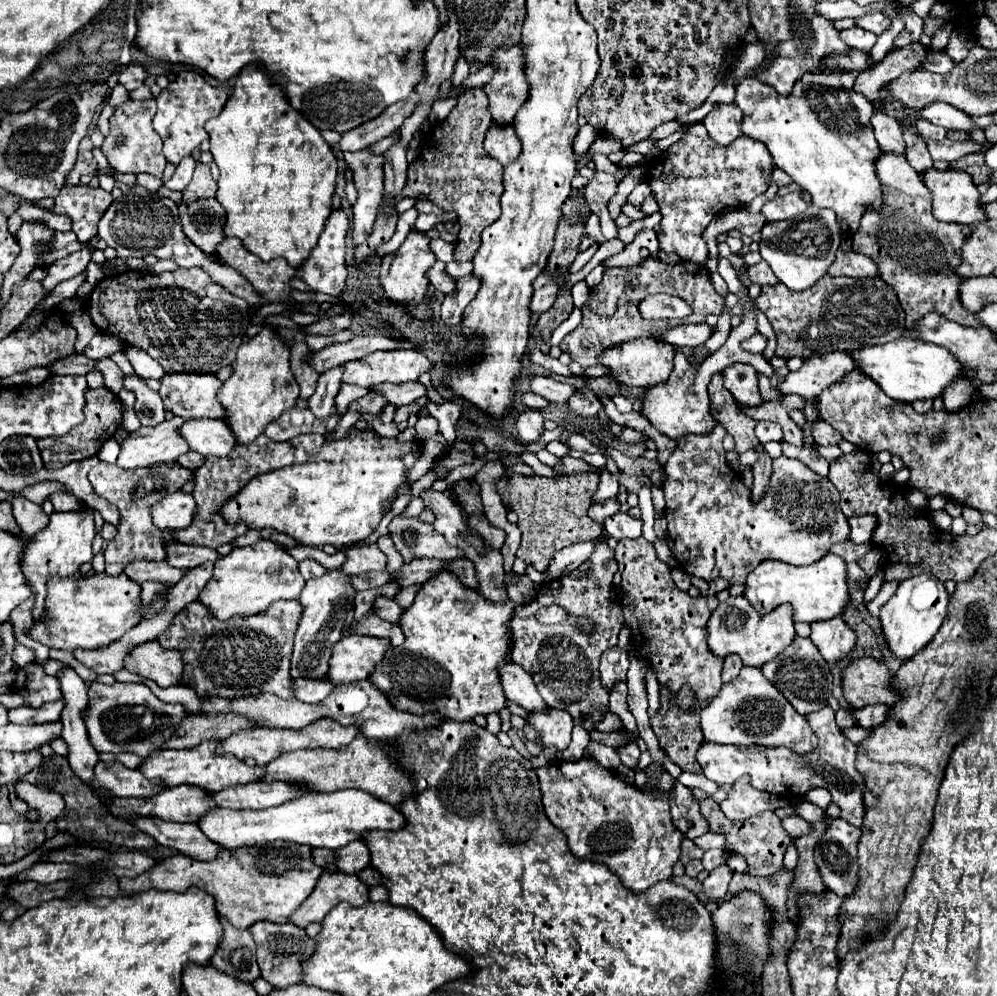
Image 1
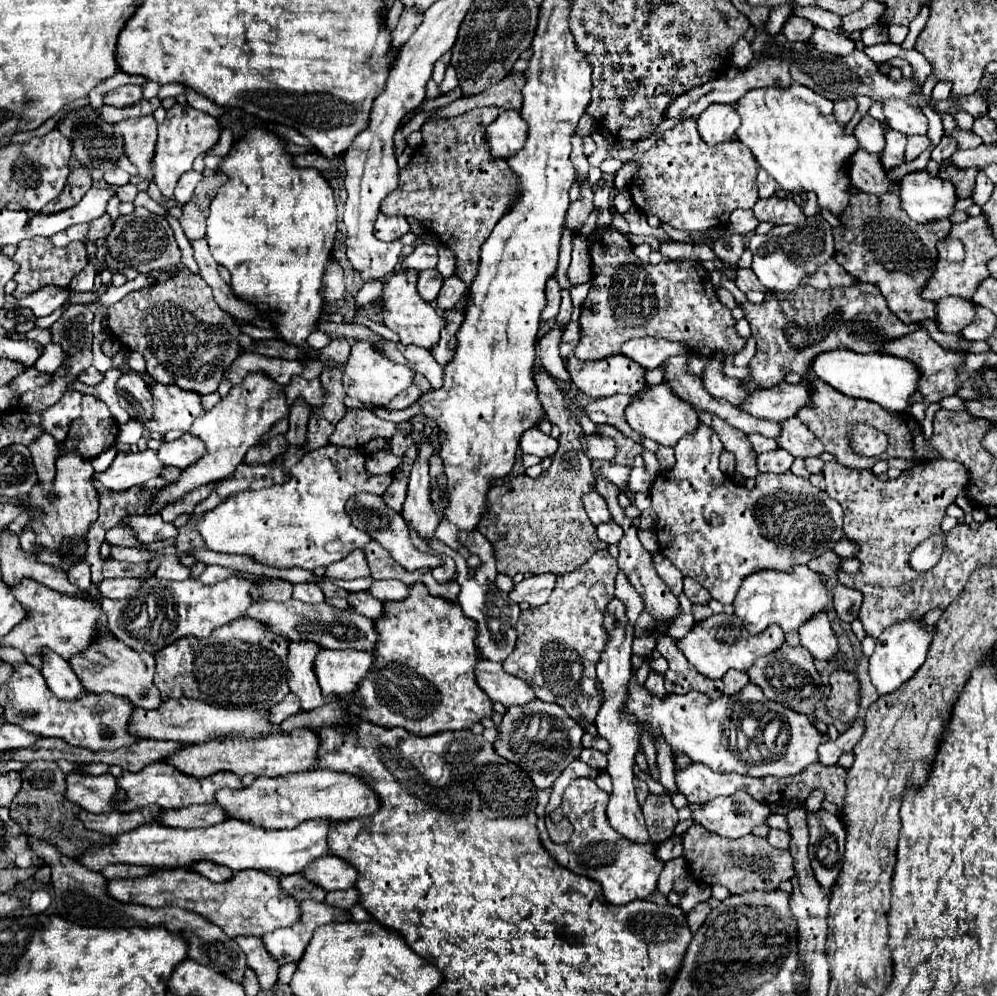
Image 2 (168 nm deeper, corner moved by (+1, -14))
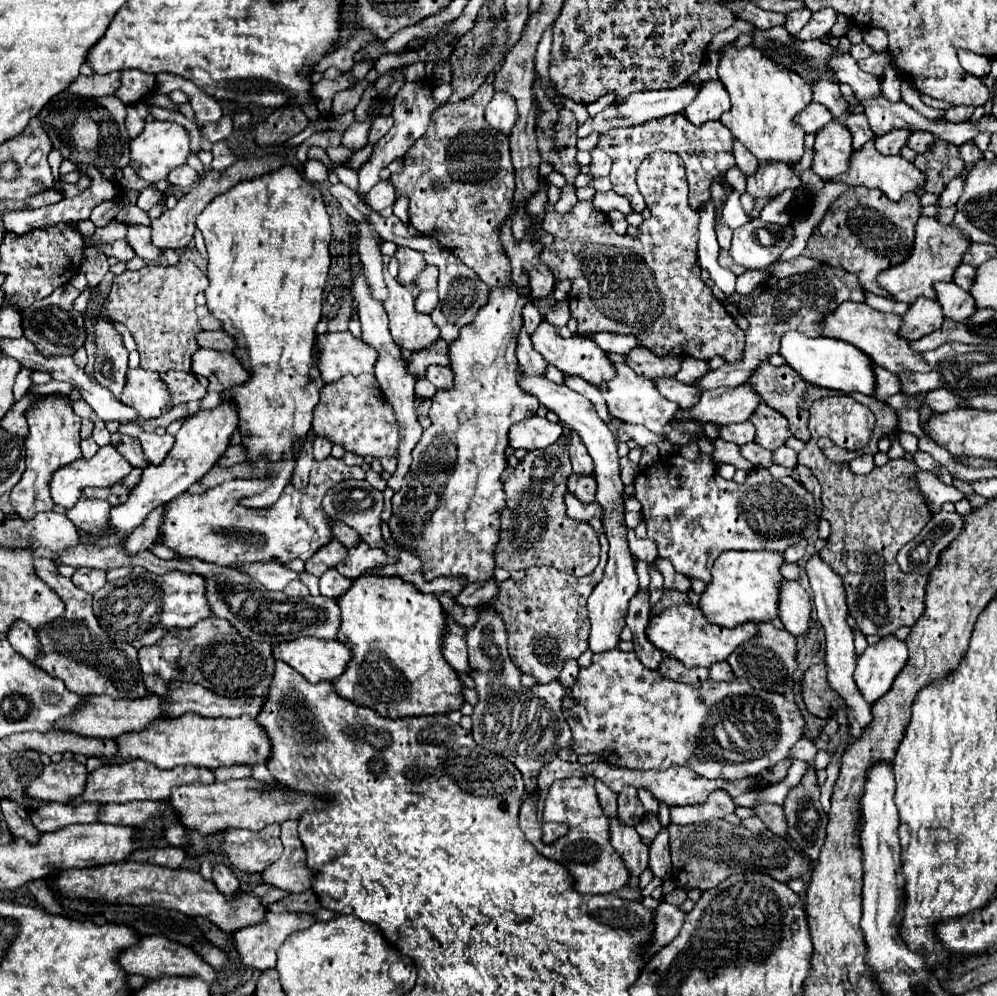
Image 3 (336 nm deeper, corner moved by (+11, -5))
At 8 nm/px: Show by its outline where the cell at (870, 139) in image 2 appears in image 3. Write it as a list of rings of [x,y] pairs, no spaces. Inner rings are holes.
[[[820,77],[812,83],[812,99],[830,109],[838,123],[844,123],[848,113],[848,103],[840,93],[840,85],[830,77]]]

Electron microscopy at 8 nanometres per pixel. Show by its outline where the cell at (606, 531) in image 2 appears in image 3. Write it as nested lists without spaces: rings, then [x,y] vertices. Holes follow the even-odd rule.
[[[566,493],[564,497],[566,501],[566,515],[570,519],[576,519],[576,521],[588,521],[592,517],[602,517],[602,507],[594,501],[594,503],[582,503],[578,501],[578,497],[574,497],[574,493]]]

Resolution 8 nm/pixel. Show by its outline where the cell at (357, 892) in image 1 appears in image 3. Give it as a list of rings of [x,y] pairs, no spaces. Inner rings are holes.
[[[268,913],[264,917],[262,923],[256,925],[248,925],[246,929],[240,929],[234,933],[234,949],[238,953],[238,965],[244,969],[270,969],[276,965],[276,951],[280,949],[280,945],[296,931],[300,929],[308,929],[310,925],[314,925],[314,917],[312,913]]]

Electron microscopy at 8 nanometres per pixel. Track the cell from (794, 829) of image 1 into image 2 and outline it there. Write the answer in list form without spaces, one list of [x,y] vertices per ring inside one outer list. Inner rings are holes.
[[[770,830],[768,842],[770,842],[774,848],[788,850],[788,846],[790,846],[790,834],[784,832],[784,830]]]

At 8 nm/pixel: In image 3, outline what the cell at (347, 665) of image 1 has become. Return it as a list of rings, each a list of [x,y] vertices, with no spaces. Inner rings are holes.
[[[298,637],[294,641],[286,641],[272,649],[274,659],[280,659],[300,675],[304,675],[310,683],[334,681],[344,673],[352,651],[340,641],[324,641],[316,637]]]

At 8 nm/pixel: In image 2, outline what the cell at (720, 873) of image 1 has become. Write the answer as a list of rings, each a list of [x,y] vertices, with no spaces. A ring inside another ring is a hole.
[[[706,902],[696,904],[696,906],[688,912],[688,924],[690,924],[690,930],[696,932],[696,930],[704,924],[704,920],[708,918],[708,914],[710,914],[710,906],[708,906]]]

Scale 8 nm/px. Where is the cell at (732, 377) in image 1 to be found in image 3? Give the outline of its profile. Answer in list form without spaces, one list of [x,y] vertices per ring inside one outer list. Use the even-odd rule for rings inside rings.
[[[682,357],[682,365],[676,373],[676,379],[686,385],[694,385],[698,377],[708,373],[708,361],[698,361],[694,357]]]

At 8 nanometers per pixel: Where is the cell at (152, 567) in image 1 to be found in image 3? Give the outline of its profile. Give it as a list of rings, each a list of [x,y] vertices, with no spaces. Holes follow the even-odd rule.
[[[76,569],[76,573],[72,575],[74,585],[78,585],[78,589],[86,591],[86,593],[96,593],[98,589],[102,589],[106,585],[106,571],[102,569]]]

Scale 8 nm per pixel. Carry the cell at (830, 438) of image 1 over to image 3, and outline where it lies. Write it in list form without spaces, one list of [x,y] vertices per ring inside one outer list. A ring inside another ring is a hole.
[[[762,401],[756,407],[754,415],[750,415],[750,421],[756,427],[754,443],[758,443],[760,447],[764,447],[768,451],[776,451],[778,447],[782,447],[786,443],[786,439],[792,437],[792,433],[788,429],[788,421],[780,413],[776,413],[768,405],[764,405]]]

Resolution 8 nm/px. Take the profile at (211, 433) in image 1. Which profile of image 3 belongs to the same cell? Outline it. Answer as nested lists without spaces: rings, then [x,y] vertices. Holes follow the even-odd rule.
[[[136,433],[136,437],[142,443],[142,451],[146,455],[146,463],[148,465],[158,465],[164,461],[164,457],[168,455],[168,451],[174,445],[174,437],[172,435],[156,435],[156,433]]]

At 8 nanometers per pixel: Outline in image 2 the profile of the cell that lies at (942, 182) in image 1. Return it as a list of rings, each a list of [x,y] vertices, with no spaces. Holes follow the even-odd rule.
[[[924,170],[906,174],[900,188],[900,200],[908,216],[918,224],[950,218],[956,206],[956,188],[952,182],[932,178]]]

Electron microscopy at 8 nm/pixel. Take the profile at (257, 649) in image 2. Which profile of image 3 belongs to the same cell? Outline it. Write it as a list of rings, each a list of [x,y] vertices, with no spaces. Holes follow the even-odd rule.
[[[214,615],[198,621],[190,629],[166,631],[158,643],[138,651],[138,663],[144,675],[144,685],[158,695],[166,693],[170,681],[186,681],[198,683],[224,697],[264,697],[274,675],[272,645],[240,637],[228,621]]]

